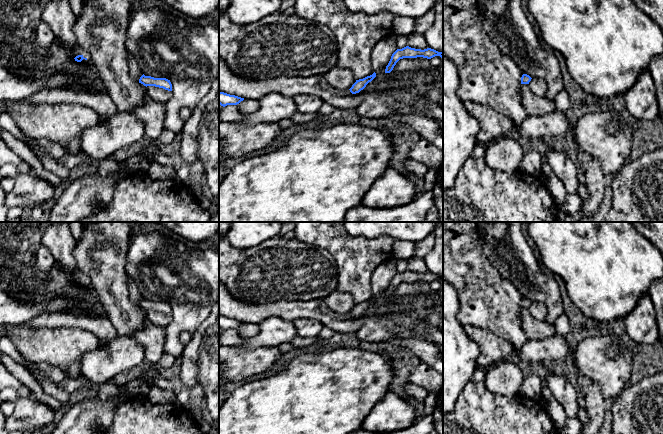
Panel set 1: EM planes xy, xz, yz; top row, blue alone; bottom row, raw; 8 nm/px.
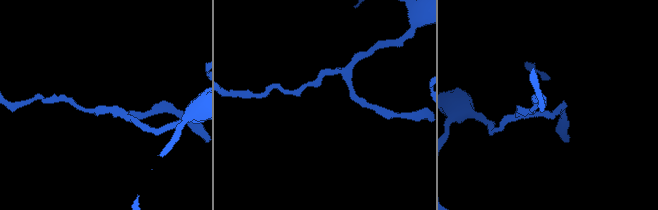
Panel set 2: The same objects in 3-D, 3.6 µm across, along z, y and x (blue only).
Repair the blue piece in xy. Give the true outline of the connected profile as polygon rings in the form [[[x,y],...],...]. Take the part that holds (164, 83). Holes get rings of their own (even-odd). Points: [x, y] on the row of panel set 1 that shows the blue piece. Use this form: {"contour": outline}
{"contour": [[[144,74],[140,77],[139,83],[144,86],[155,86],[159,88],[163,88],[168,91],[172,91],[172,84],[170,80],[166,78],[154,78],[151,76],[145,76]]]}

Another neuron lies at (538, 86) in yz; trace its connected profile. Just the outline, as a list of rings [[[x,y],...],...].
[[[534,77],[529,82],[528,86],[535,95],[542,98],[547,97],[548,83],[544,79]]]

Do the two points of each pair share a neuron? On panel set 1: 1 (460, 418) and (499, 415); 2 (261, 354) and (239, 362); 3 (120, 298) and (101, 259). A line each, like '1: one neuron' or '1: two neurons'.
1: one neuron
2: one neuron
3: one neuron

